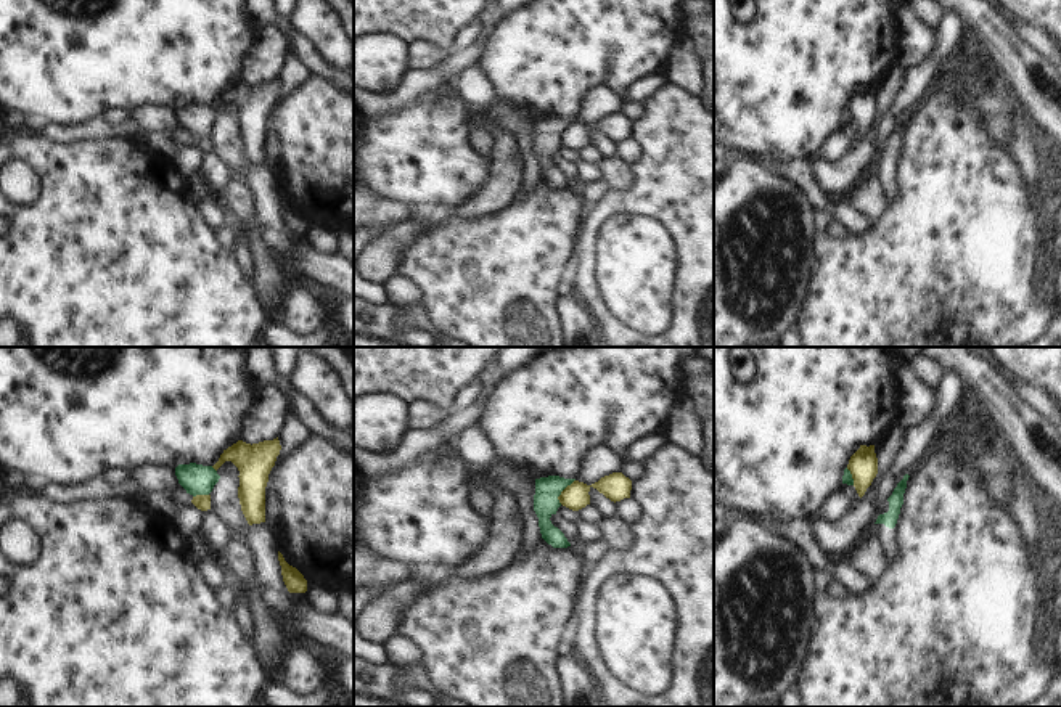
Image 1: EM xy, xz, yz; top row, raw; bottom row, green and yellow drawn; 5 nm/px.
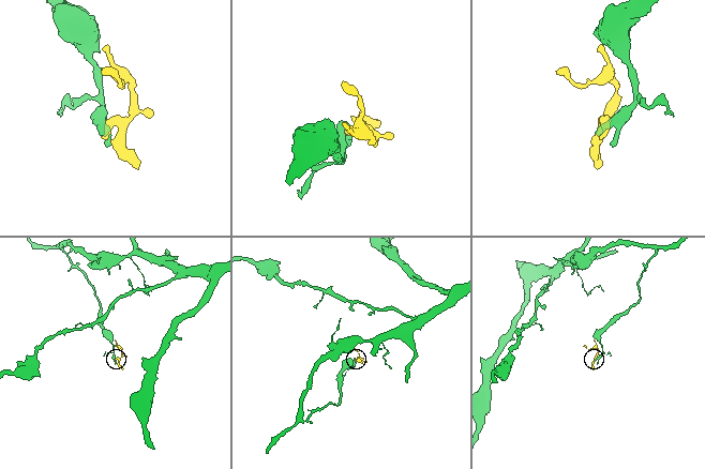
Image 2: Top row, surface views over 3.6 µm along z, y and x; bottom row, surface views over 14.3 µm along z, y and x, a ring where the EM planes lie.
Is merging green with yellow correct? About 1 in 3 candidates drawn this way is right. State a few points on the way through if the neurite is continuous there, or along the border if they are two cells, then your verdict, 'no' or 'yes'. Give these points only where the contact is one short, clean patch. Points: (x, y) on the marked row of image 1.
border along xz (574, 479), (558, 497), (560, 503); no

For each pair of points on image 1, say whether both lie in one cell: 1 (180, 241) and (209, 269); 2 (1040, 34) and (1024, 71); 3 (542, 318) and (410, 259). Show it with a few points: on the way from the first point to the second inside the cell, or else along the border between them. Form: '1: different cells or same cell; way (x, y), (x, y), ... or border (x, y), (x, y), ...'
1: same cell; way (187, 248), (203, 264)
2: different cells; border (1011, 16), (1016, 32), (1044, 55)
3: same cell; way (510, 307), (478, 275), (442, 259)

